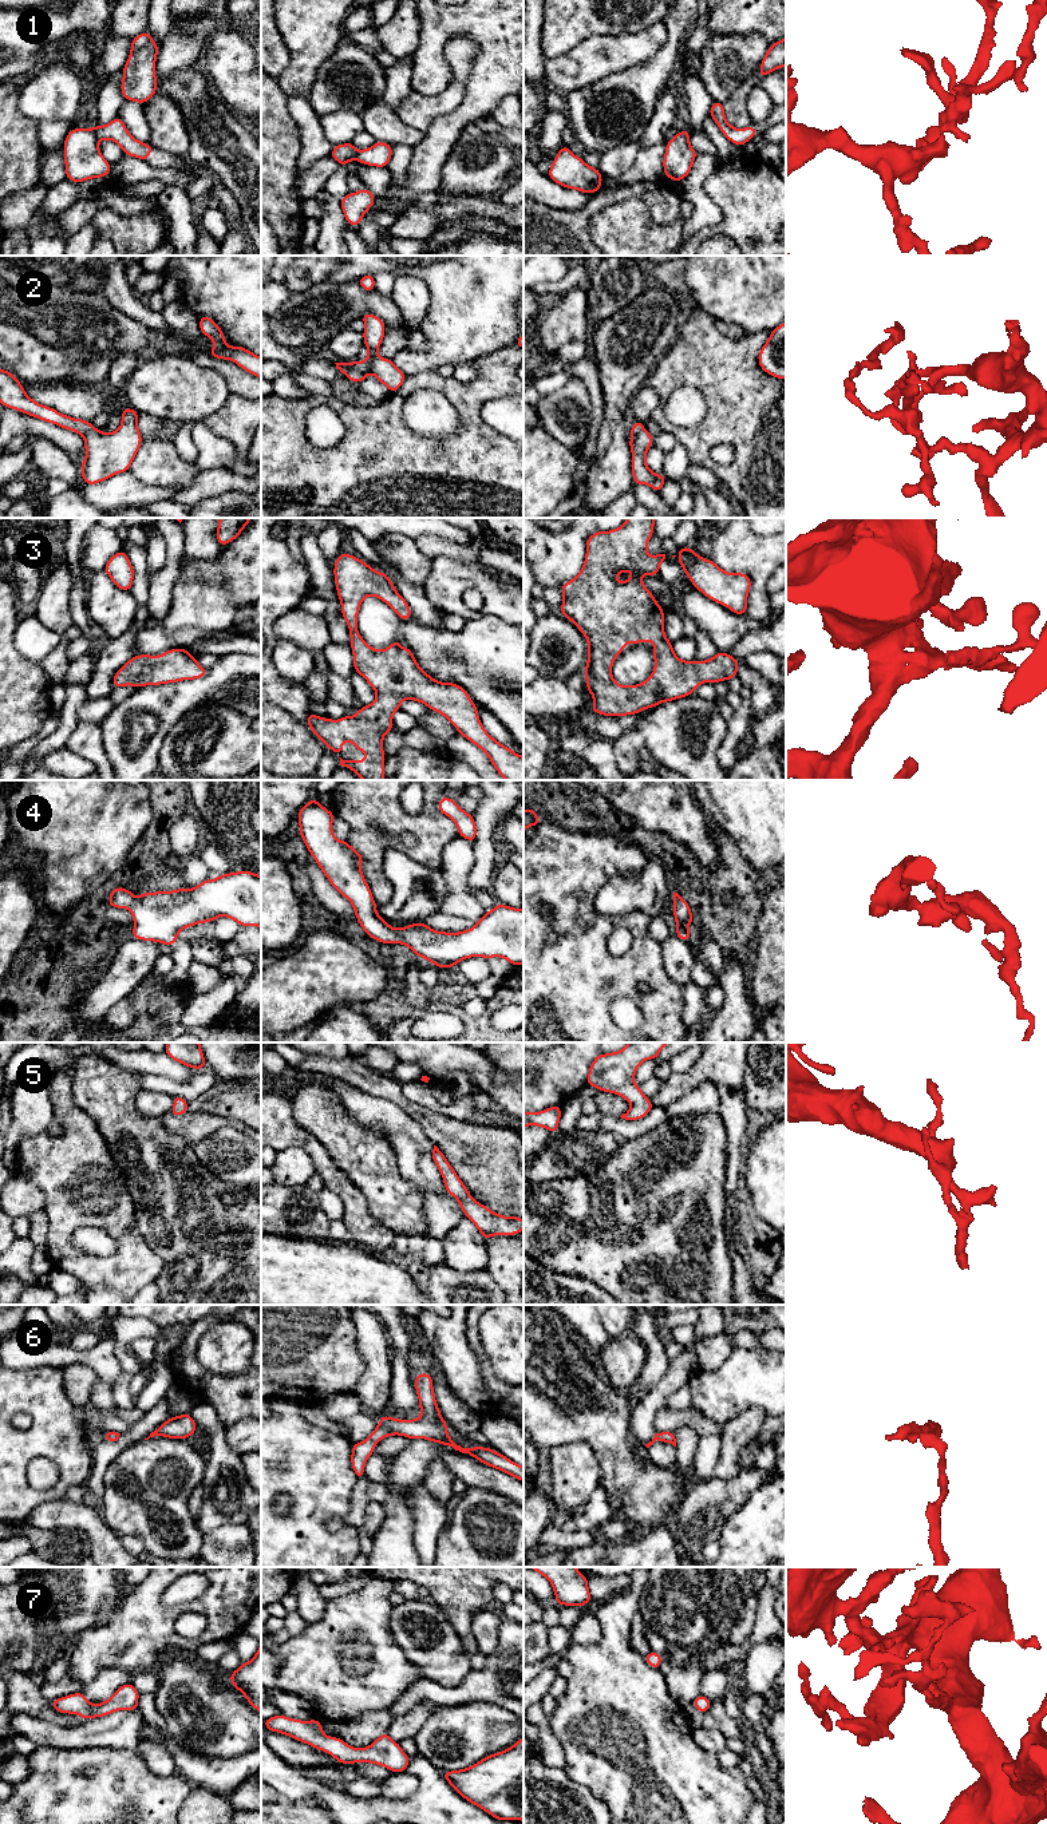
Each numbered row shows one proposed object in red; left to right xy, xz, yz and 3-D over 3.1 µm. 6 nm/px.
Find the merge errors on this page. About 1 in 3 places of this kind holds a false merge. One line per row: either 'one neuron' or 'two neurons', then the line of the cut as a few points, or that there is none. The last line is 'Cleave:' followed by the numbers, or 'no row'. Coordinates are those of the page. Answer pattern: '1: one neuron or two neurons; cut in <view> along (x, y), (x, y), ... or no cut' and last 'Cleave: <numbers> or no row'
1: two neurons; cut in xy along (91, 129), (99, 139)
2: two neurons; cut in xz along (356, 361), (358, 367), (347, 375)
3: one neuron; no cut
4: one neuron; no cut
5: one neuron; no cut
6: one neuron; no cut
7: one neuron; no cut
Cleave: 1, 2

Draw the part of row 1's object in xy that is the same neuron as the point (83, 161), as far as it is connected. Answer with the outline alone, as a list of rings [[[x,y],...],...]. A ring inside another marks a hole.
[[[72,128],[64,139],[66,177],[72,182],[107,177],[111,165],[103,158],[92,128]]]

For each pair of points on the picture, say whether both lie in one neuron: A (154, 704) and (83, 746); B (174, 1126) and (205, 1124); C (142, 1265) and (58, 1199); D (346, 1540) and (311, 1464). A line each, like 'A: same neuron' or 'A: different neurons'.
A: different neurons
B: same neuron
C: same neuron
D: same neuron

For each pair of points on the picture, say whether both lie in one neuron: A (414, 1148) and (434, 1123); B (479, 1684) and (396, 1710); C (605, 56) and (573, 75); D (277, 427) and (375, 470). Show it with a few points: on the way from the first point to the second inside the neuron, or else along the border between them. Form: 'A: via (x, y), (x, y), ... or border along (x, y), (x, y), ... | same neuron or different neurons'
A: border along (402, 1111), (421, 1127), (434, 1144) | different neurons
B: via (459, 1694), (417, 1693) | same neuron
C: via (597, 56), (581, 67) | same neuron
D: via (301, 451), (320, 470), (351, 470) | same neuron

